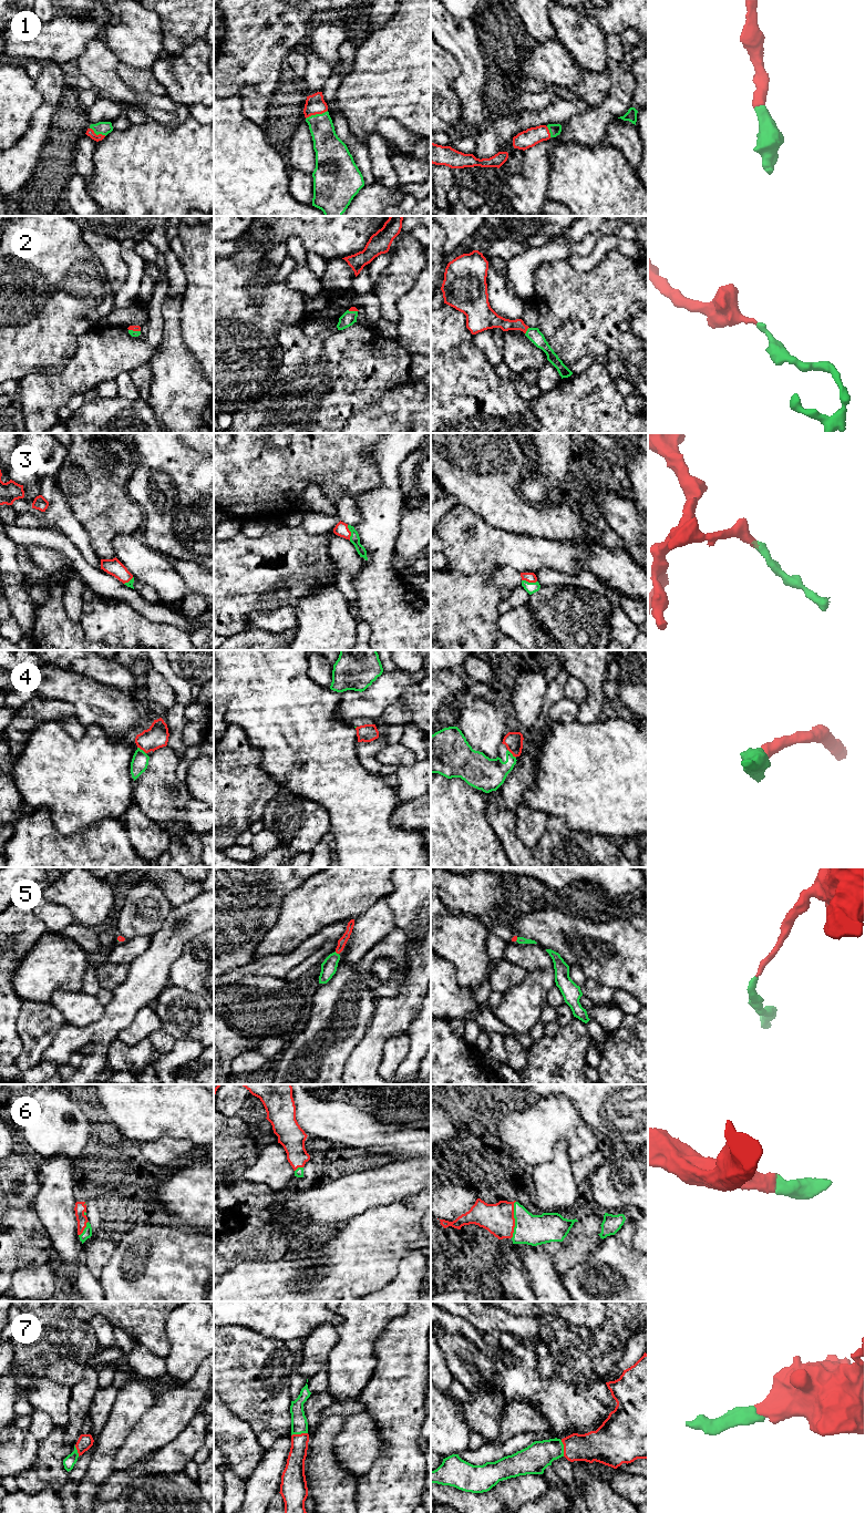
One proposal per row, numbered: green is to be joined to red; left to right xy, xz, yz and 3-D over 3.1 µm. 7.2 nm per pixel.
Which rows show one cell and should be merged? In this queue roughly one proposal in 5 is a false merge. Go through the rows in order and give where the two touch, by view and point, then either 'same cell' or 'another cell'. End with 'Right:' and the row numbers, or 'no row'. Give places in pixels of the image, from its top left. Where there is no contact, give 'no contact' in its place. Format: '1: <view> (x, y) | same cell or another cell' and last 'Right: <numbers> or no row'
1: xz (316, 113) | same cell
2: yz (526, 330) | same cell
3: xz (350, 533) | same cell
4: yz (511, 752) | same cell
5: xz (337, 953) | same cell
6: yz (514, 1220) | same cell
7: xz (299, 1434) | same cell
Right: 1, 2, 3, 4, 5, 6, 7

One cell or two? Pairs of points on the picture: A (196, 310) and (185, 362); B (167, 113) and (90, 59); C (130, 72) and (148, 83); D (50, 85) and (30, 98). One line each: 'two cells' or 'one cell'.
A: two cells
B: one cell
C: one cell
D: two cells

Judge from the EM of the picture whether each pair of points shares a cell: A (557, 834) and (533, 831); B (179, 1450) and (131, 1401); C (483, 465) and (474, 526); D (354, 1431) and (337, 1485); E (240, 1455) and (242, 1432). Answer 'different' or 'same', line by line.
A: different
B: different
C: different
D: different
E: same

